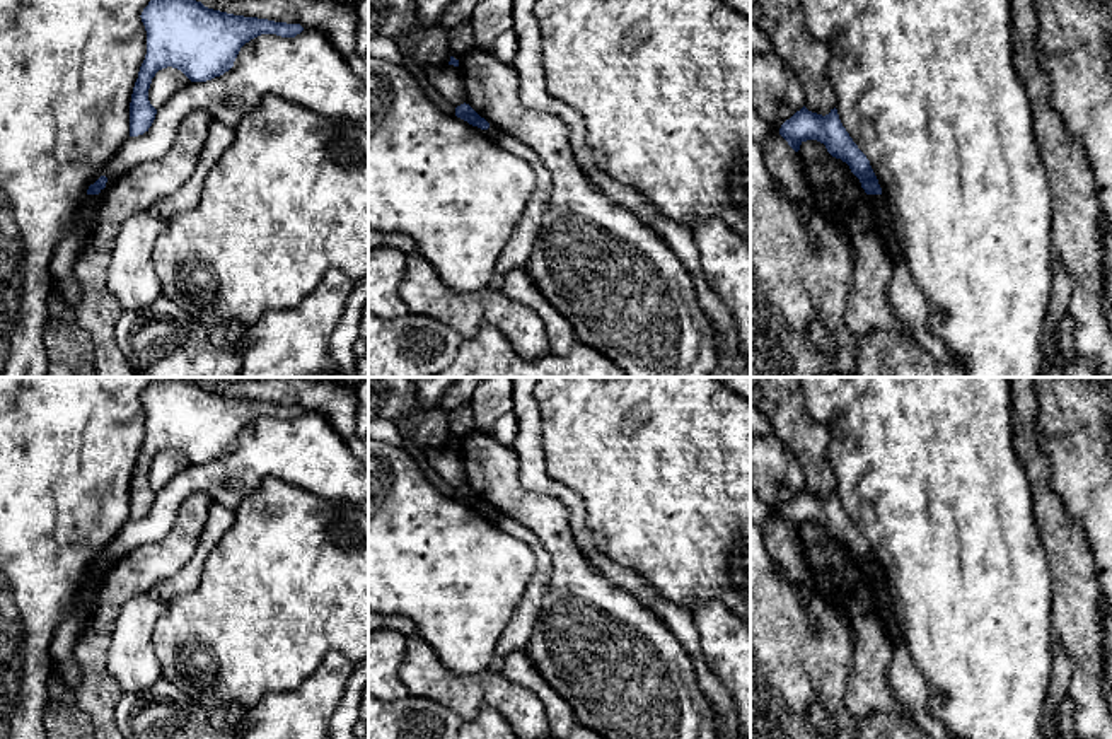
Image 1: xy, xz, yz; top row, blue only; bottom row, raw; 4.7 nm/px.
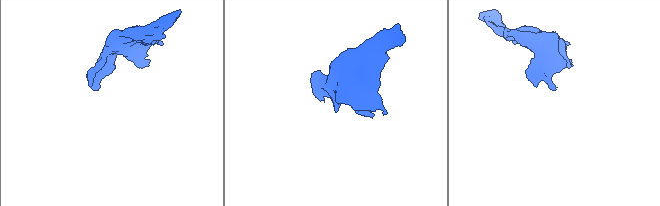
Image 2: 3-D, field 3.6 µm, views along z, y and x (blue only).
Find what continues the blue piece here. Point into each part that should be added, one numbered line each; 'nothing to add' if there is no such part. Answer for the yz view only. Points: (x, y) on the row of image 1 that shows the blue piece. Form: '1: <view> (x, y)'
1: yz (908, 302)

